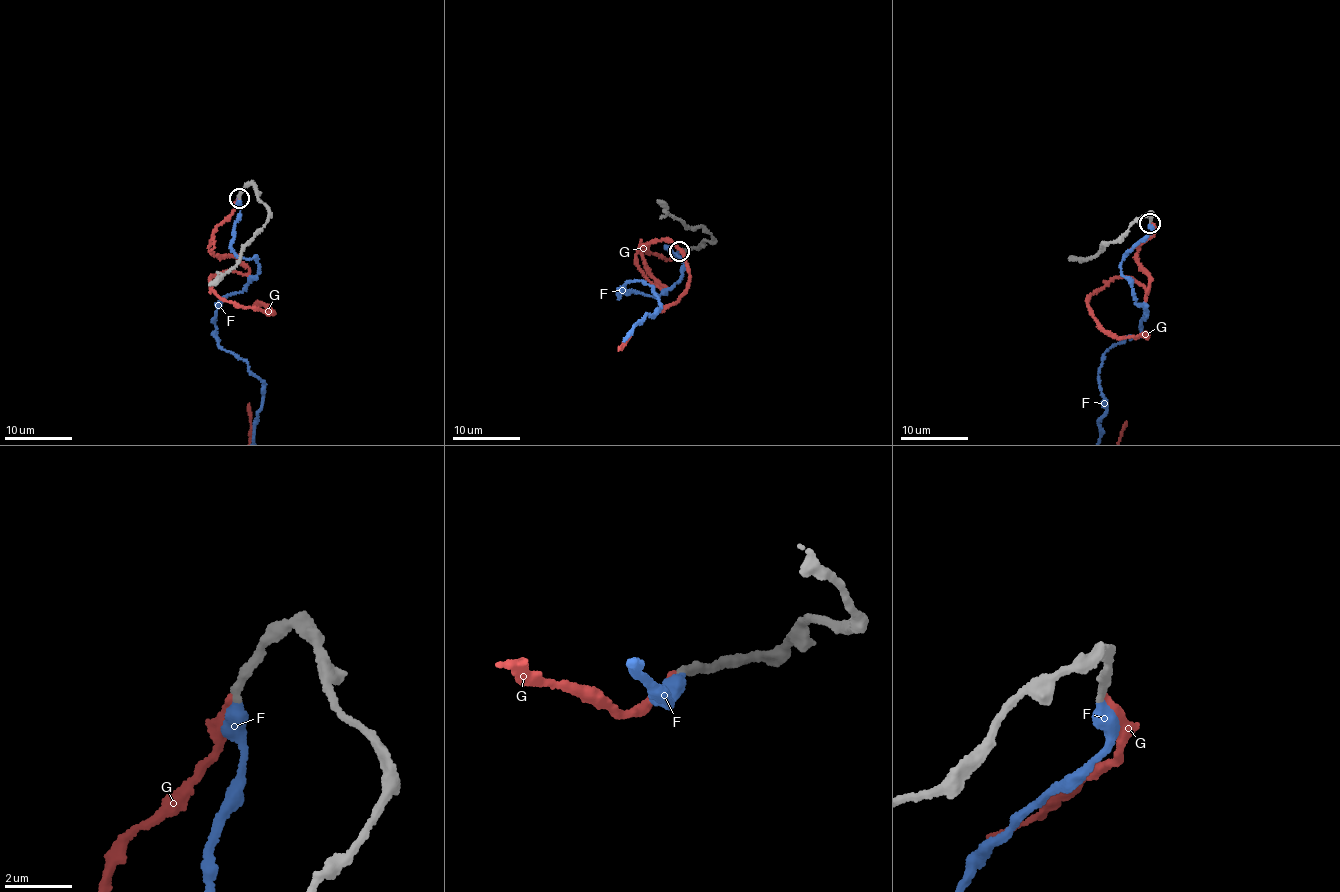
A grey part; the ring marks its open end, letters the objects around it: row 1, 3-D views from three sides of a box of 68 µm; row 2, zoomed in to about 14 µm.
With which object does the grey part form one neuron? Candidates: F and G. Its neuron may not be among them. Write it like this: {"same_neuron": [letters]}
{"same_neuron": ["F"]}

